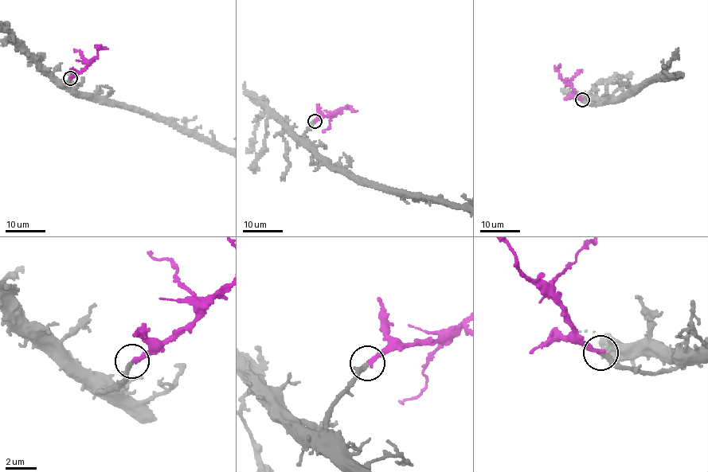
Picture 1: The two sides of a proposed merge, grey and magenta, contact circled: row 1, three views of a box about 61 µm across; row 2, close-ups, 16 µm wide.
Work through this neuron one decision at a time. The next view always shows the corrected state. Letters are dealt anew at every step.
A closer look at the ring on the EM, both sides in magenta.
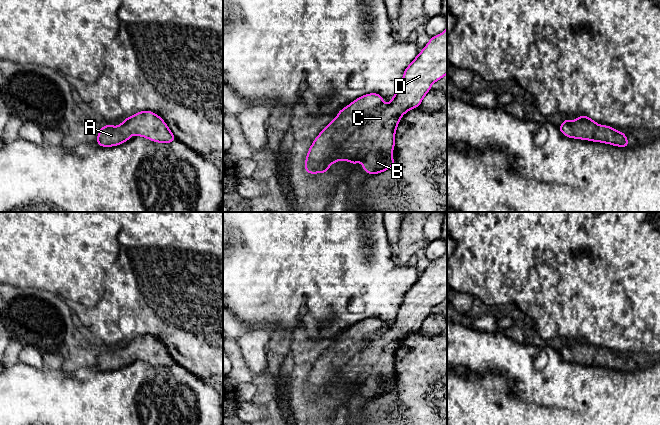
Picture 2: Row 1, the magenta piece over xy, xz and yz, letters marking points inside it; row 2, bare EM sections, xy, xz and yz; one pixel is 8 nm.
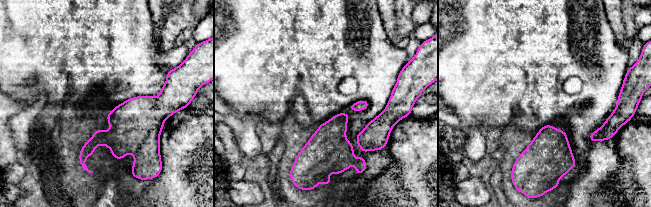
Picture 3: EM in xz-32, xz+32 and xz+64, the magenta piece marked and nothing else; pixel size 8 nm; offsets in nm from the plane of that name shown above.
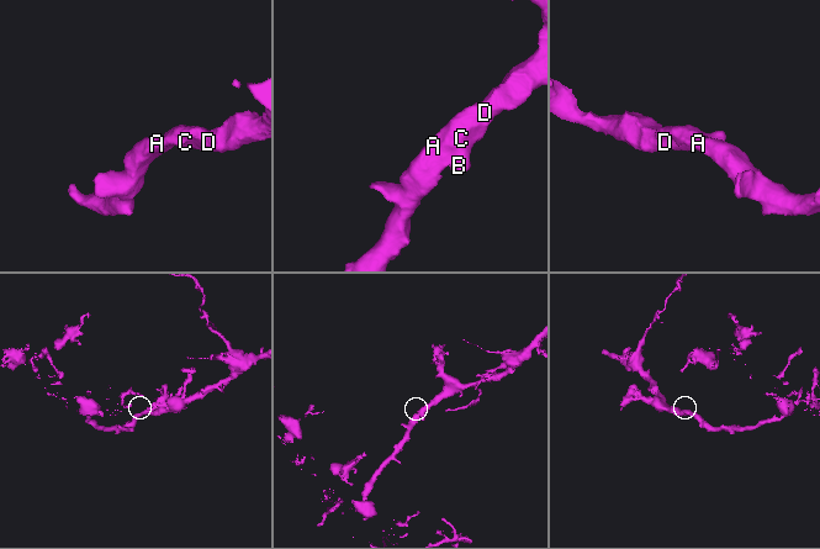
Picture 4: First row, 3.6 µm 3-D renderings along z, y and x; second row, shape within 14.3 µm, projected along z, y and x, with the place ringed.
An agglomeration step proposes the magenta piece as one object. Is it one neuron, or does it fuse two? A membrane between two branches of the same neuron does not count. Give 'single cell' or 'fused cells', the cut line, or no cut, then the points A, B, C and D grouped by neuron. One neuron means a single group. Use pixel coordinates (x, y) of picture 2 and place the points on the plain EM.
single cell; cut none; groups A B C D

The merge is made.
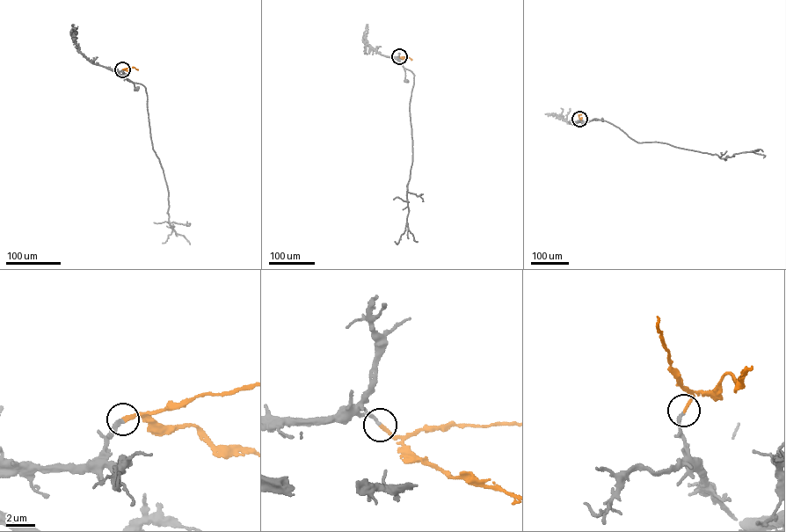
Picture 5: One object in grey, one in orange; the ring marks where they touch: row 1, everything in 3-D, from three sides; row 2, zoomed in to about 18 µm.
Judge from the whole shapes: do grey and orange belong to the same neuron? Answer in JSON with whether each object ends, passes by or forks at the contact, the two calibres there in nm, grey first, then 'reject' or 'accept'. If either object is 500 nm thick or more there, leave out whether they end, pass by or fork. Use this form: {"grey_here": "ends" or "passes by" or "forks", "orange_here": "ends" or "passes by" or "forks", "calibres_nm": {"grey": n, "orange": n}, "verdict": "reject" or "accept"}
{"grey_here": "ends", "orange_here": "ends", "calibres_nm": {"grey": 240, "orange": 240}, "verdict": "accept"}

